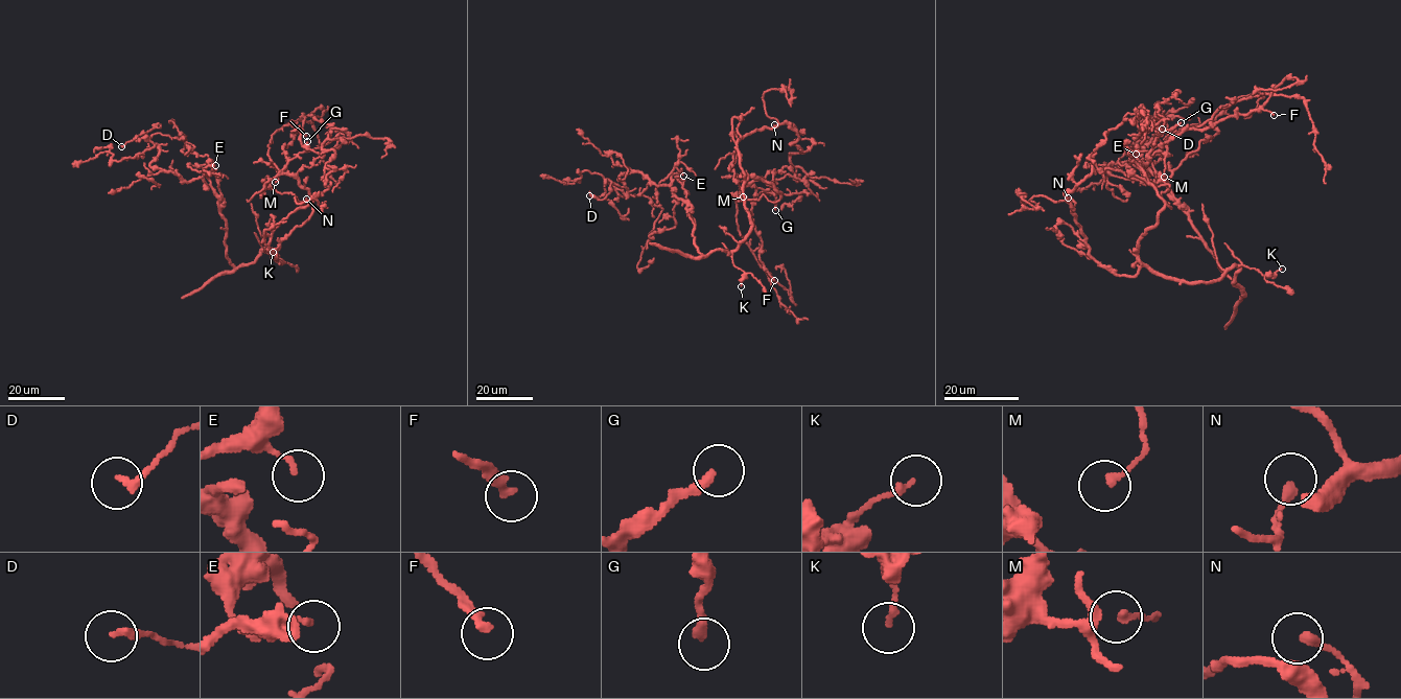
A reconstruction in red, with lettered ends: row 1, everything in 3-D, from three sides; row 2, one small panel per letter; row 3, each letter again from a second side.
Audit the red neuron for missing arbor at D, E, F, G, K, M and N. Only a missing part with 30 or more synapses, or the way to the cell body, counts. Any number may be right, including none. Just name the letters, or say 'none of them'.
none of them

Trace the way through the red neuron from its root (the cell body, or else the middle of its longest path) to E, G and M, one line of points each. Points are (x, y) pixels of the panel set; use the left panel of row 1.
E: (282, 262), (261, 250), (252, 262), (237, 266), (230, 262), (219, 197), (203, 178), (204, 169), (215, 165)
G: (282, 262), (276, 258), (275, 250), (308, 218), (312, 197), (294, 176), (282, 169), (307, 148), (307, 141)
M: (282, 262), (275, 250), (308, 218), (312, 197), (294, 176), (273, 163), (275, 182)

